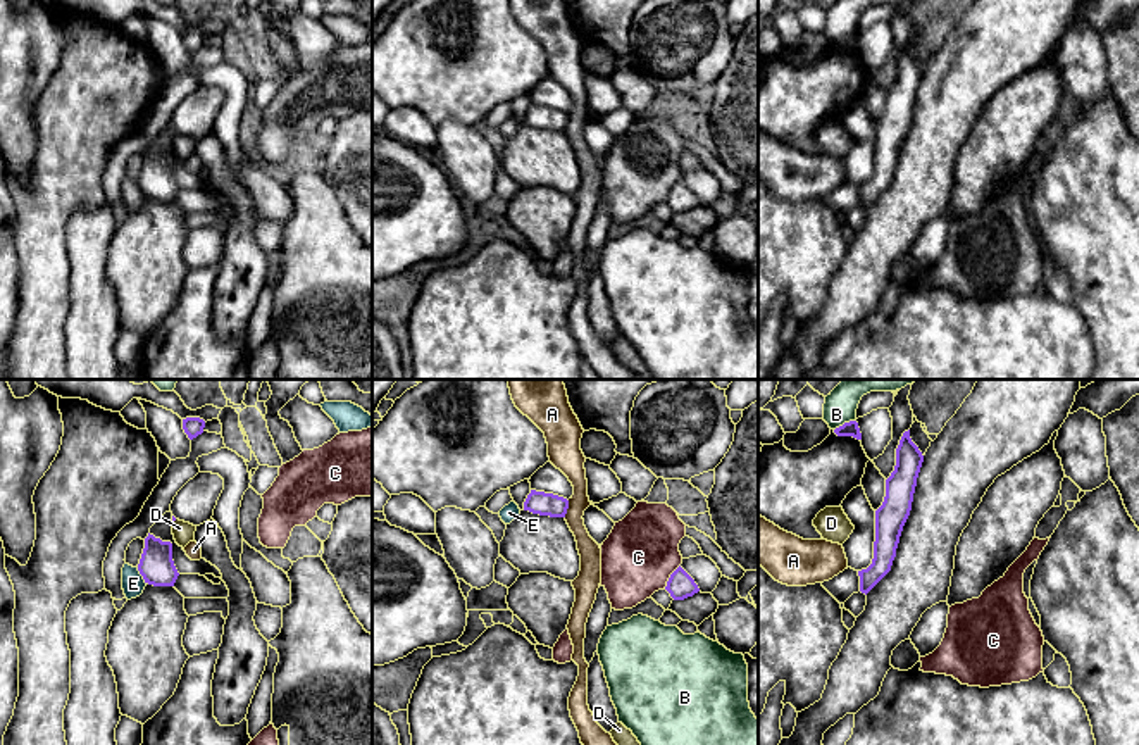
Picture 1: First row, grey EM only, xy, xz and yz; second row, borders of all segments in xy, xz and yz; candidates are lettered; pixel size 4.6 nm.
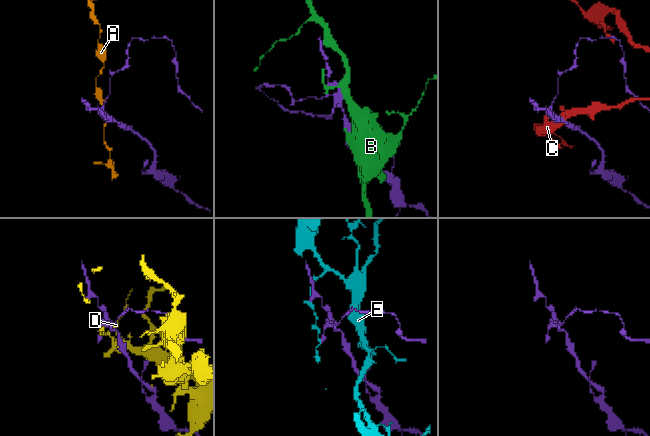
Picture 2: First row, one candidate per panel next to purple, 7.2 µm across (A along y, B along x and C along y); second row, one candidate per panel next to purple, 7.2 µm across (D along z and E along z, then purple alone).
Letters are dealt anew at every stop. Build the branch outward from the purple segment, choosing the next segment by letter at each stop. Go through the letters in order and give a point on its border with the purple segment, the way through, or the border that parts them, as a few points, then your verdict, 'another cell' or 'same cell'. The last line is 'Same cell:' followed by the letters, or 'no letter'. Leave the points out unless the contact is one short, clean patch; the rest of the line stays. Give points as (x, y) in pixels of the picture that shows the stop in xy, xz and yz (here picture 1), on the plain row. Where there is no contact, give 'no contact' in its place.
A: meets purple in xz at (567, 121); border along xz (569, 114), (564, 130); another cell
B: meets purple in yz at (845, 37); another cell
C: meets purple in xz at (671, 190); border along xz (679, 178), (664, 200); another cell
D: meets purple in xy at (173, 137); another cell
E: meets purple in xy at (142, 188); another cell
Same cell: no letter

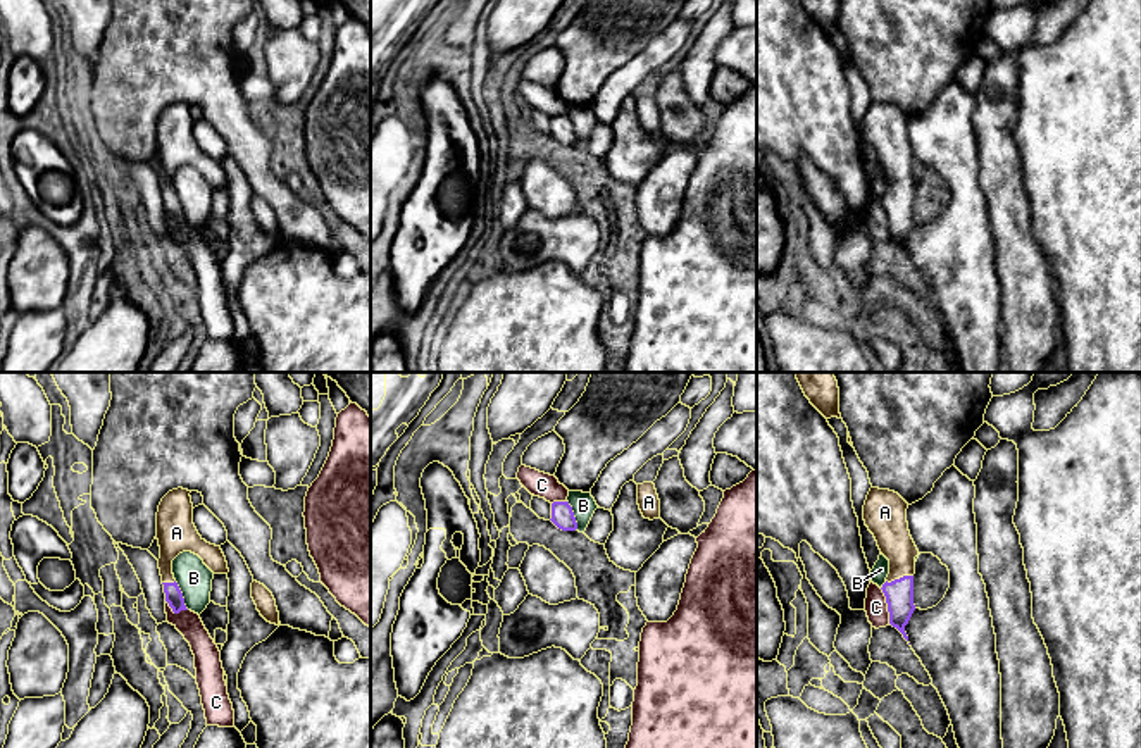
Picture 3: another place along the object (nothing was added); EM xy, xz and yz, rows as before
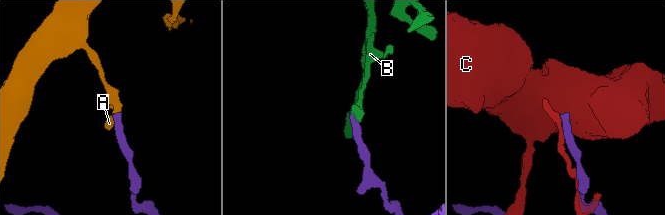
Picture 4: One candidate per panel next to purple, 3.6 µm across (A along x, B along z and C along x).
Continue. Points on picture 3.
A: meets purple in yz at (900, 192); runs through yz (898, 207), (900, 192), (900, 164), (890, 142); same cell
B: meets purple in xz at (573, 130); border along xz (567, 114), (576, 143); another cell
C: meets purple in yz at (888, 219); another cell
Same cell: A

